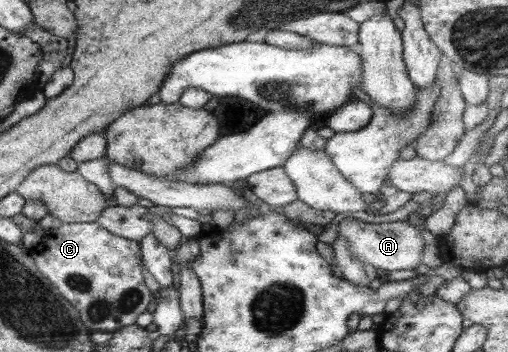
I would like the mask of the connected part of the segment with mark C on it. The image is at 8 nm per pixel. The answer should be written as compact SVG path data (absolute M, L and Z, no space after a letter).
M98 222L63 223L58 228L45 231L41 241L28 250L38 270L58 289L66 300L80 313L84 325L91 332L114 333L136 322L154 300L153 293L144 283L141 263L141 245L138 241L122 238L102 228Z

